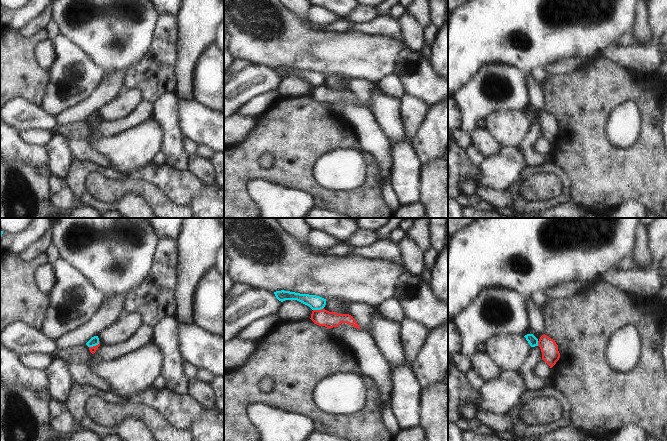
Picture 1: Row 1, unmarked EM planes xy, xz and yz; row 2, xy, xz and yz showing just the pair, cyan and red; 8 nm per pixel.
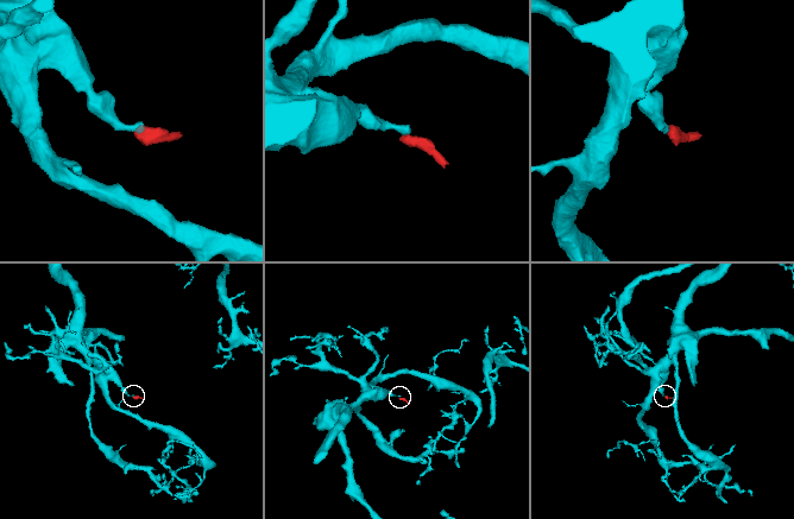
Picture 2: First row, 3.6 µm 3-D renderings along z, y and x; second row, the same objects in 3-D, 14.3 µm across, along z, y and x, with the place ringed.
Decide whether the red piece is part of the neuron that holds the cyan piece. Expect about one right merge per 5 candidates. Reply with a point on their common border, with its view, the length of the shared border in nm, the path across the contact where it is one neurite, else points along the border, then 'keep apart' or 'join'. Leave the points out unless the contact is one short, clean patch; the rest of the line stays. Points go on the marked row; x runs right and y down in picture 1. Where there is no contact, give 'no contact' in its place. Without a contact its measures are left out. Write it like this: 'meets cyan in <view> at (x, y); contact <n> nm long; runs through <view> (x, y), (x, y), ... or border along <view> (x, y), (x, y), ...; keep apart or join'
meets cyan in xz at (318, 309); contact 90 nm long; border along xz (323, 307), (313, 310); keep apart

